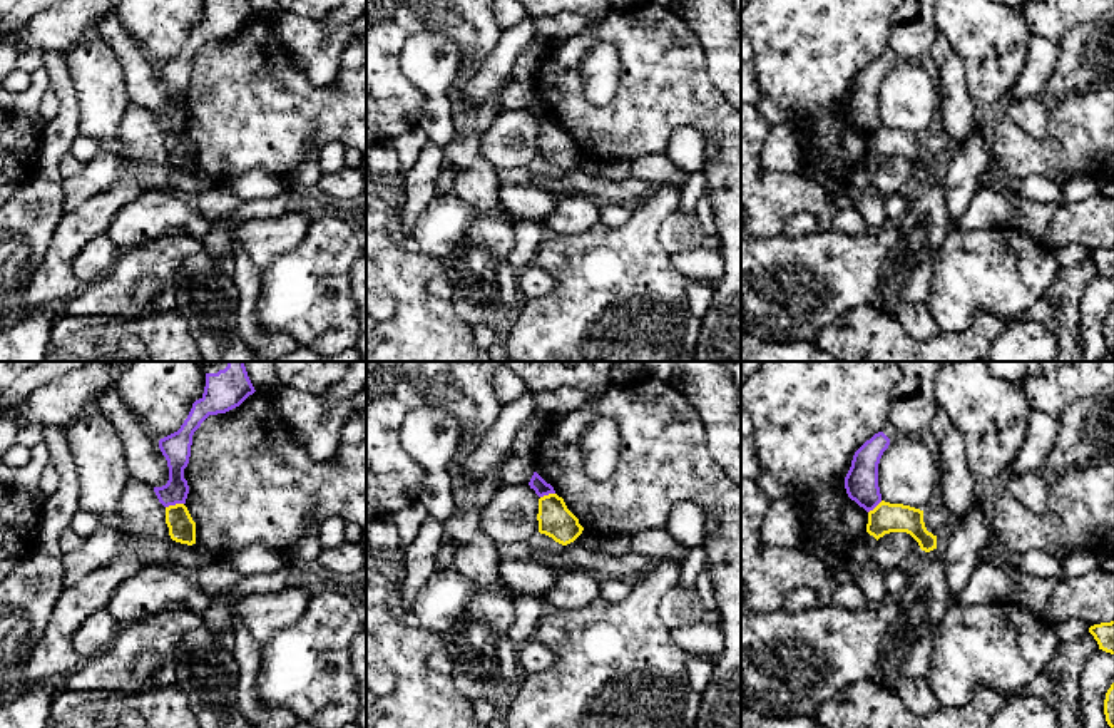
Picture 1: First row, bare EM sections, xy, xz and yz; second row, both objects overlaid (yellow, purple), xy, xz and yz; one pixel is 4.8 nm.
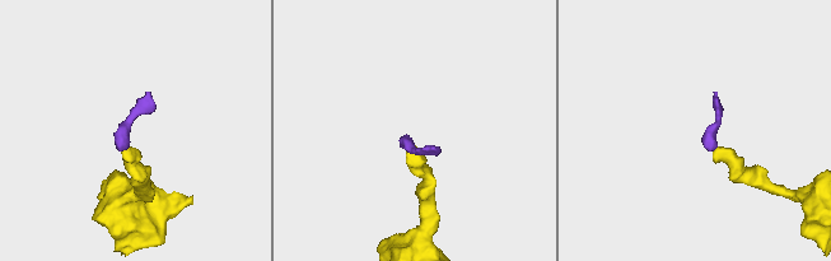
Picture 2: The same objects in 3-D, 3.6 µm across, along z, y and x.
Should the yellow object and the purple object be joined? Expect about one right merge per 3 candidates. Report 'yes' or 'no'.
no

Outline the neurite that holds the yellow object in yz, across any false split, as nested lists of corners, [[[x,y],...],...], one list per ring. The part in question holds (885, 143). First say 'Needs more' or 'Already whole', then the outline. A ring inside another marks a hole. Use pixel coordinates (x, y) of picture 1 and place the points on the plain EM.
Already whole. [[[881,126],[868,137],[866,157],[876,166],[890,157],[907,157],[918,167],[922,176],[937,174],[937,161],[927,156],[923,136],[903,129]]]

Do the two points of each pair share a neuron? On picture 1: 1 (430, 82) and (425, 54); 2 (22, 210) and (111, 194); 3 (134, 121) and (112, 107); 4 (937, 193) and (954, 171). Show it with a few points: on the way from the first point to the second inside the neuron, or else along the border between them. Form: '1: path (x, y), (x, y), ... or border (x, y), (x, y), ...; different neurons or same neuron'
1: path (430, 76), (430, 61); same neuron
2: border (64, 213), (47, 248); different neurons
3: border (129, 99), (119, 121); different neurons
4: border (939, 173), (945, 188), (945, 208), (950, 223); different neurons

